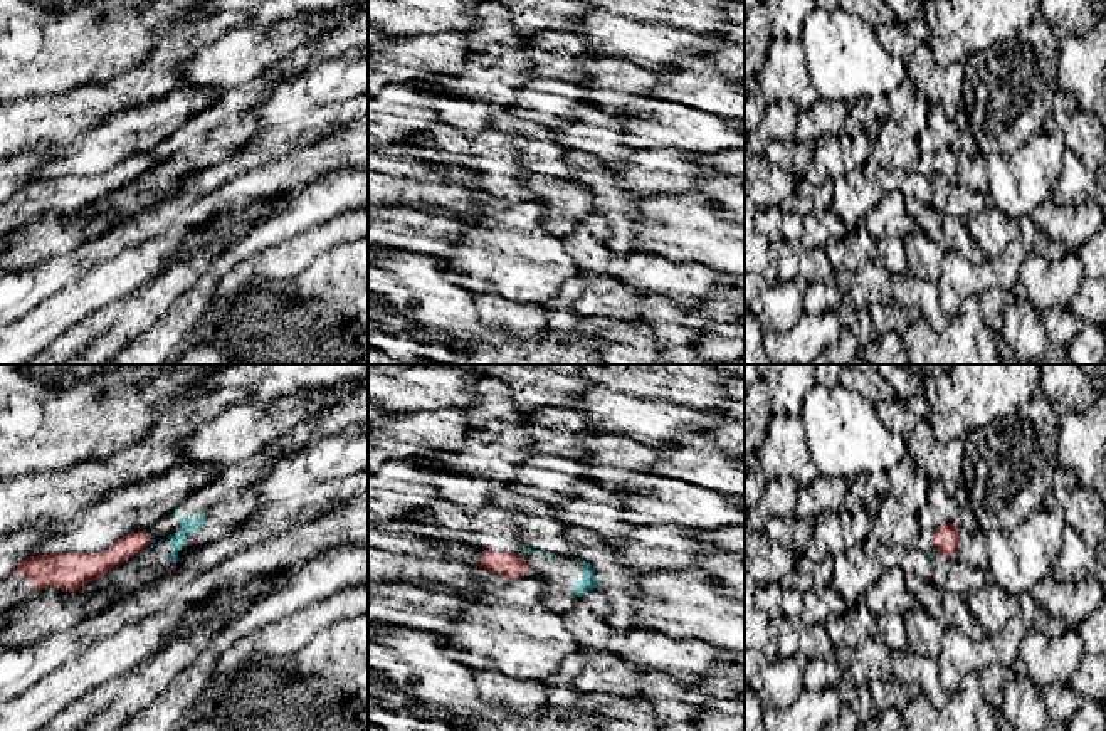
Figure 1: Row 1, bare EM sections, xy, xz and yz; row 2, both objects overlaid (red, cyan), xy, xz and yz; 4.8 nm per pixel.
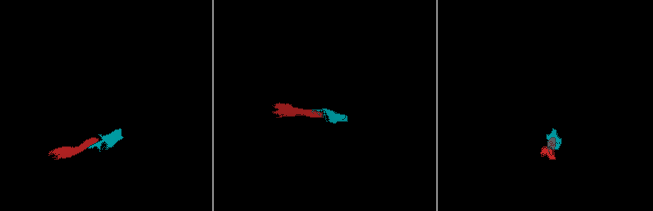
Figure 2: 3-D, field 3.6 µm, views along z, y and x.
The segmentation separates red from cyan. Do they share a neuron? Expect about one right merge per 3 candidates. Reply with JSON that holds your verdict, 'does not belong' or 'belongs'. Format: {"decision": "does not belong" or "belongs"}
{"decision": "does not belong"}

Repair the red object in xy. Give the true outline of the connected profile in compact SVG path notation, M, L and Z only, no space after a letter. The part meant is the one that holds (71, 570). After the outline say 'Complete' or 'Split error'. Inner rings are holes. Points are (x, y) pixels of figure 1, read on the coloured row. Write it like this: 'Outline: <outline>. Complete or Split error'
Outline: M140 514L126 521L92 521L82 516L79 533L86 541L84 553L29 556L0 576L0 617L47 586L77 592L150 548L151 541L140 529L141 523Z. Split error

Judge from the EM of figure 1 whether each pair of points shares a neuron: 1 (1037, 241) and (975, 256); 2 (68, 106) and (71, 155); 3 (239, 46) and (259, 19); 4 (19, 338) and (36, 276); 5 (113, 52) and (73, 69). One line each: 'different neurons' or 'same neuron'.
1: different neurons
2: different neurons
3: different neurons
4: different neurons
5: same neuron

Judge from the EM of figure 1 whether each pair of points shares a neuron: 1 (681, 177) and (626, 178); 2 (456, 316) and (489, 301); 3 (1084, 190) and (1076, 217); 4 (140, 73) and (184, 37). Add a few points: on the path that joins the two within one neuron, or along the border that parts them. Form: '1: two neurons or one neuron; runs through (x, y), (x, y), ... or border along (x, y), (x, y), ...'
1: one neuron; runs through (668, 180), (639, 180)
2: two neurons; border along (471, 296), (478, 318), (484, 325), (508, 331)
3: two neurons; border along (1046, 200), (1056, 204), (1088, 204)
4: two neurons; border along (170, 41), (197, 49)

